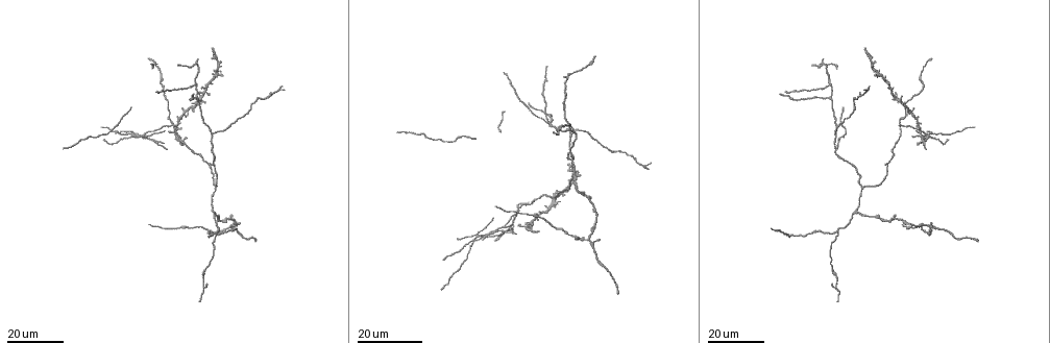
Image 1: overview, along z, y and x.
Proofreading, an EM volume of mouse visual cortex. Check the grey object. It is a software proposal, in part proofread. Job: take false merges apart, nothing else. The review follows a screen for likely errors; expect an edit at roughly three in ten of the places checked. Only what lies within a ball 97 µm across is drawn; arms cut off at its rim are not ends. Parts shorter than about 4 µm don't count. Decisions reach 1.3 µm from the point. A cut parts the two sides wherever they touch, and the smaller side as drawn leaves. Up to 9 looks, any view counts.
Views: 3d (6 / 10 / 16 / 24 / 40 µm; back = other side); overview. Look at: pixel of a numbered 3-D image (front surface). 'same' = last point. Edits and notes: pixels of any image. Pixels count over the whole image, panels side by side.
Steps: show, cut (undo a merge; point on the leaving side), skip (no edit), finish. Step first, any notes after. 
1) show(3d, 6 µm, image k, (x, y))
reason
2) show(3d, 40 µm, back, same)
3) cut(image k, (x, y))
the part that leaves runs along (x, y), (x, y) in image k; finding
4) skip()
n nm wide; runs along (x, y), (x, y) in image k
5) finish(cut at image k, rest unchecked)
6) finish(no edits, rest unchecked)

show(3d, 16 µm, image 1, (210, 131))

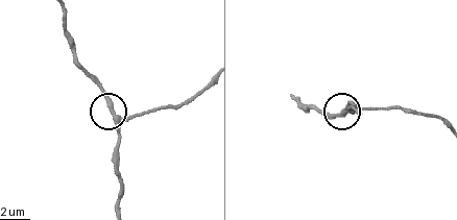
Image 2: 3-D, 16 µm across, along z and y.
show(3d, 6 µm, image 2, (120, 117))
zoom in

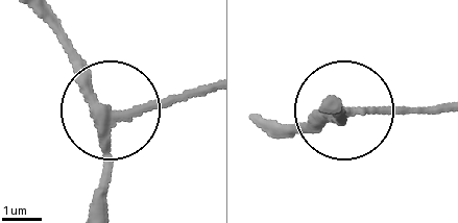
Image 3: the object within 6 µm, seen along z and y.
skip()
side arm 38 µm; runs along (102, 207), (116, 112), (202, 95) in image 3; one neuron here

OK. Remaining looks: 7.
show(3d, 24 µm, image 1, (214, 211))
small branch off a trunk

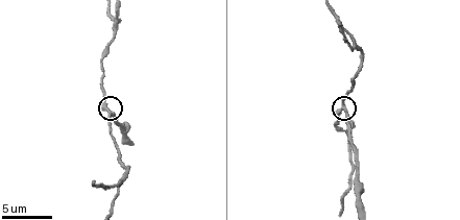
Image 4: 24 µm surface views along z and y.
show(3d, 6 µm, image 4, (347, 109))
zoom in

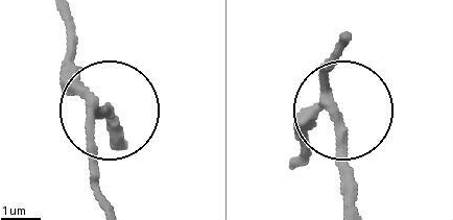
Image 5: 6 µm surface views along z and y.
cut(image 5, (336, 164))
3 arms; a second neuron is stuck on

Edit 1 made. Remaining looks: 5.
show(overview)

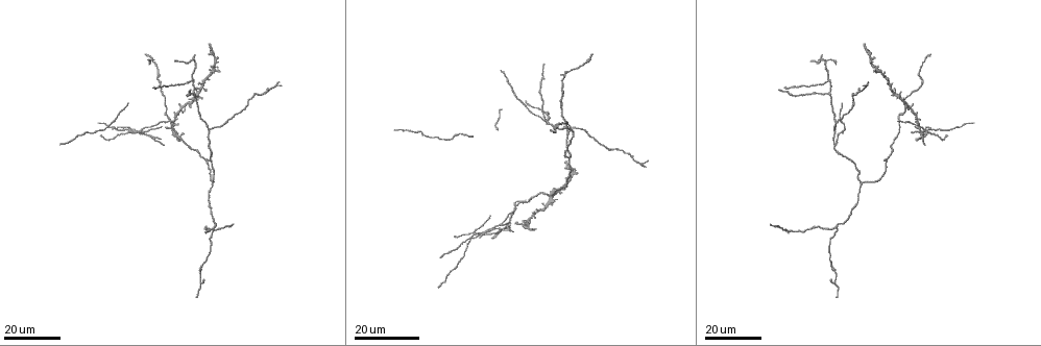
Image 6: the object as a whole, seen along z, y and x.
show(3d, 16 µm, image 6, (835, 227))

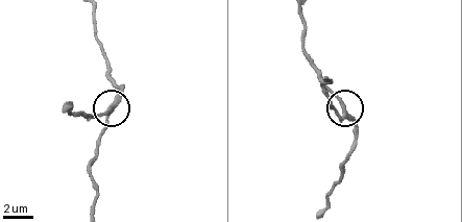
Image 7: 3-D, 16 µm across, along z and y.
show(3d, 6 µm, image 7, (343, 113))

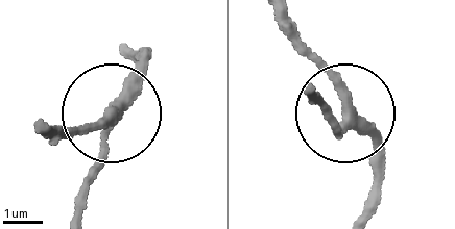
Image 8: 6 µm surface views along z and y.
skip()
side arm 31 µm; 3 arms; continuous, no second neuron

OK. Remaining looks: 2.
show(3d, 16 µm, image 6, (194, 79))
three-way junction

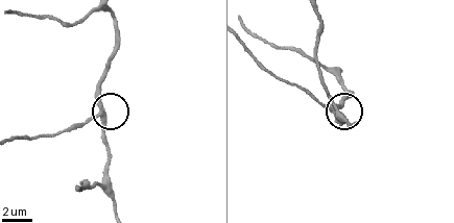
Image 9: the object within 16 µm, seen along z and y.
show(3d, 10 µm, image 9, (97, 117))
closer look

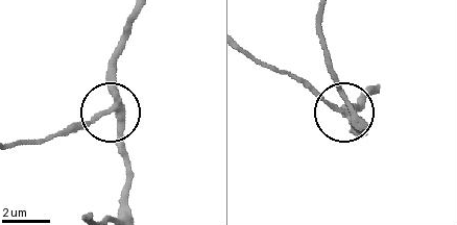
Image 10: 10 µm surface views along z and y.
skip()
runs along (129, 210), (118, 115), (107, 109), (68, 131) in image 10; all the same neuron

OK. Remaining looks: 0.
finish(cut at image 5, rest unchecked)

